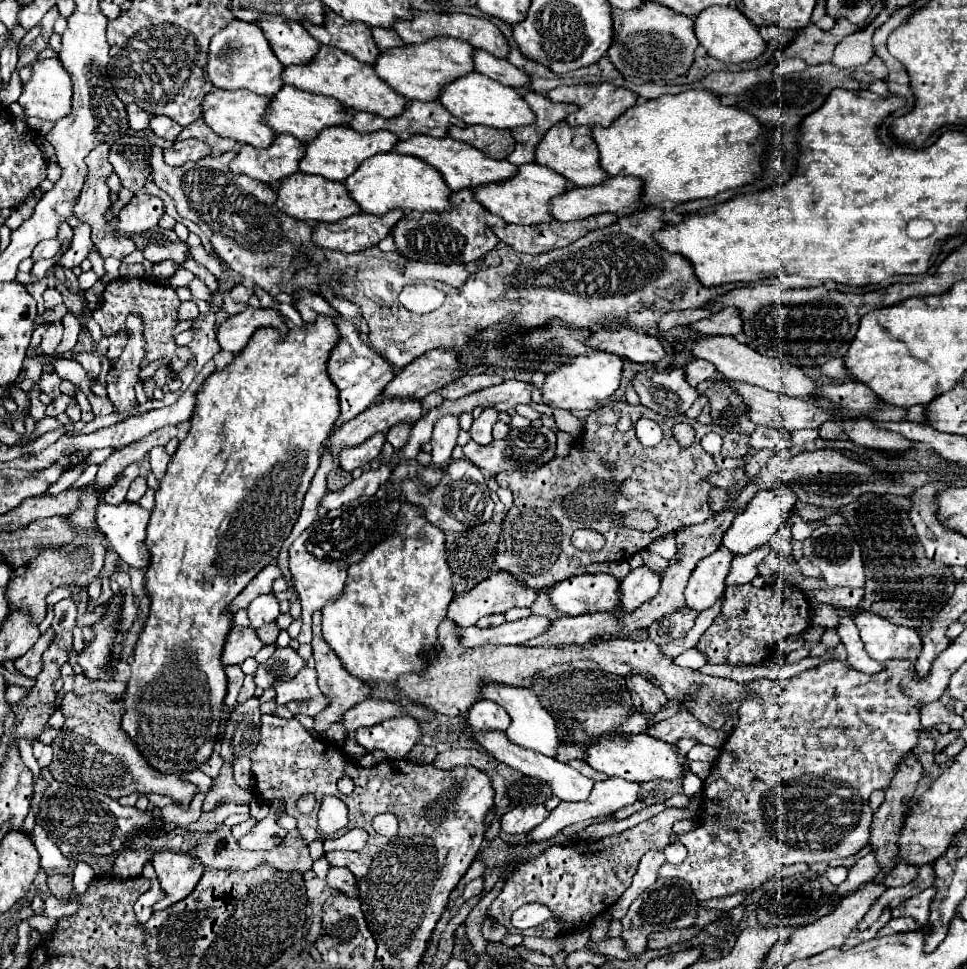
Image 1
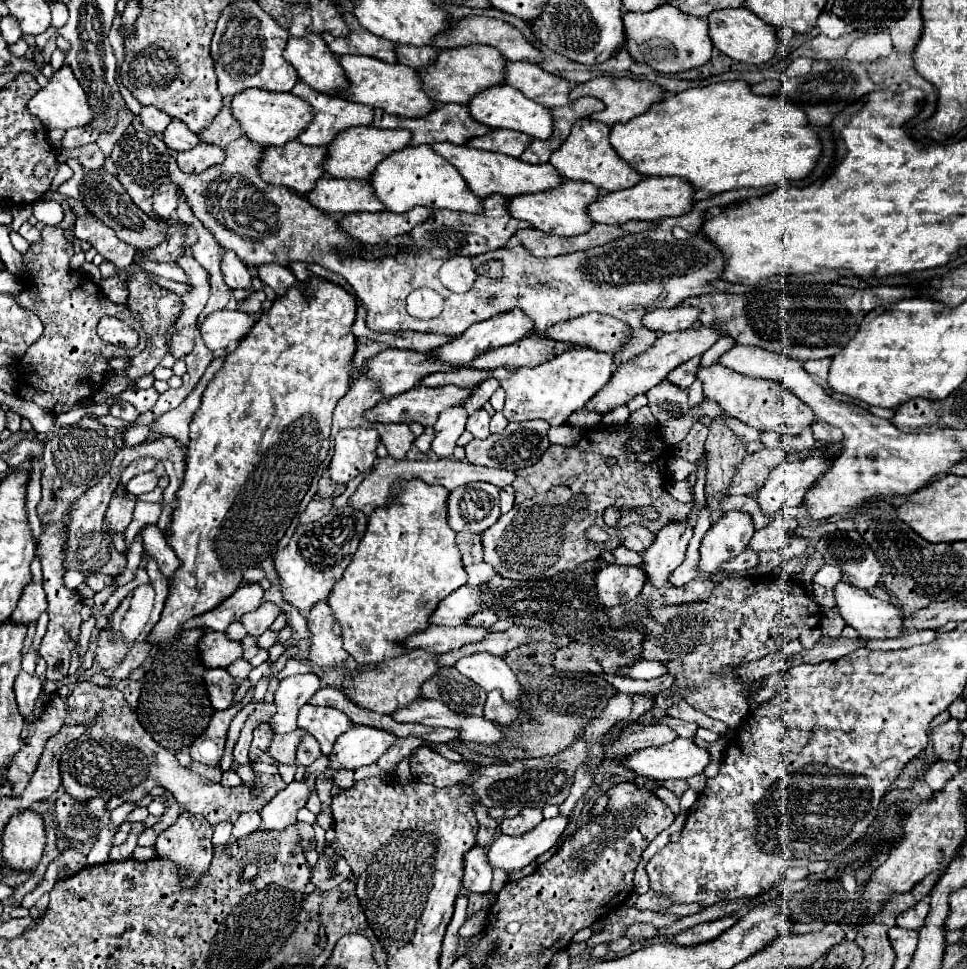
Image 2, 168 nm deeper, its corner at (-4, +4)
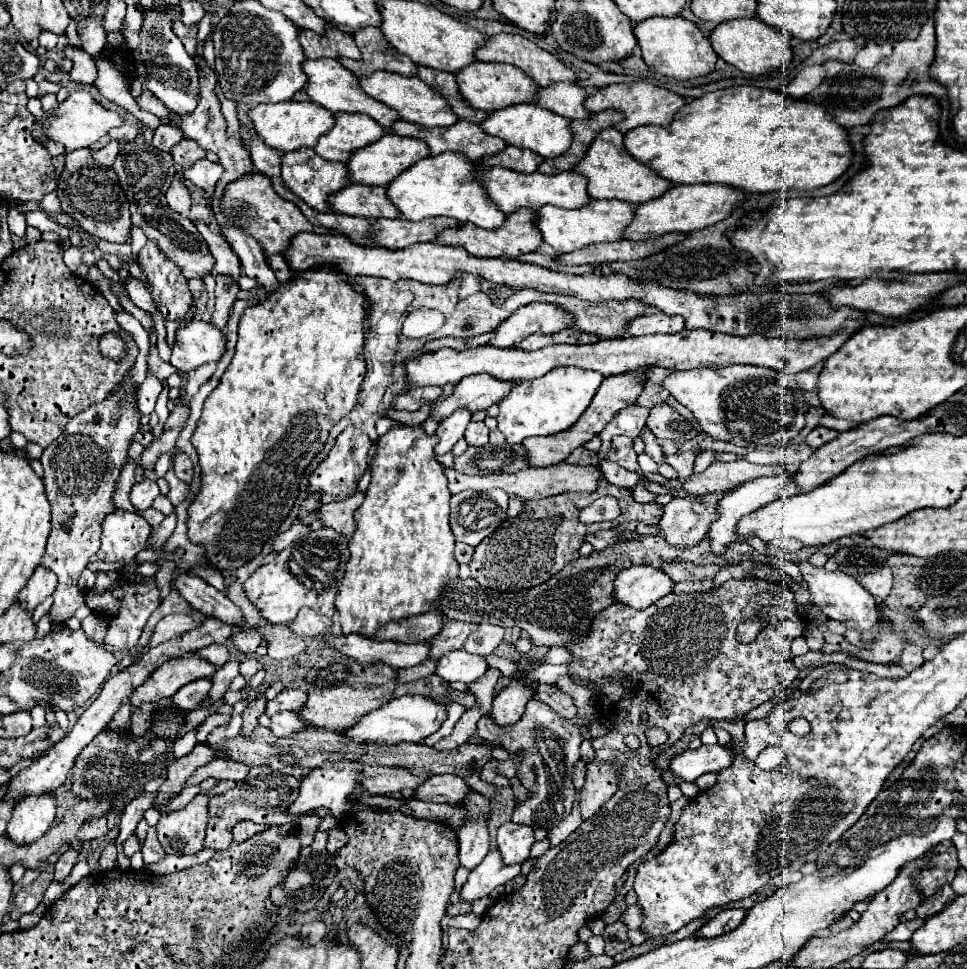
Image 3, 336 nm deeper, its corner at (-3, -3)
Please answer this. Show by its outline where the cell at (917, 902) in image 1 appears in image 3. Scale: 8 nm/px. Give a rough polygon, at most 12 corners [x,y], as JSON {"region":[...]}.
{"region":[[922,918],[900,922],[882,944],[908,942],[924,924]]}

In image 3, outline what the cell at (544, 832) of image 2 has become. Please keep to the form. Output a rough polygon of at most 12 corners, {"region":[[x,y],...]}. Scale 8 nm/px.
{"region":[[490,854],[470,872],[460,890],[464,902],[490,896],[496,886],[514,880],[516,868]]}

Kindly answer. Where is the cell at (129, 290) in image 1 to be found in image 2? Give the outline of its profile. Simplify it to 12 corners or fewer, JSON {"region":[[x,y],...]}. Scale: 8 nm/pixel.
{"region":[[101,317],[98,335],[126,349],[137,345],[137,332],[115,317]]}

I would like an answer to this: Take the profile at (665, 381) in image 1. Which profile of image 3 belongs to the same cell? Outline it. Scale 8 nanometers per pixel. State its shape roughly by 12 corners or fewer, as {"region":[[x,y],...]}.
{"region":[[668,404],[654,406],[646,426],[660,440],[694,438],[692,422]]}

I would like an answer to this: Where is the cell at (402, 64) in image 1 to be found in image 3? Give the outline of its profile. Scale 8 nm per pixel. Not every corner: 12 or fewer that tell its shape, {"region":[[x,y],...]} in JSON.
{"region":[[474,62],[456,74],[462,96],[494,112],[534,104],[538,84],[520,68]]}

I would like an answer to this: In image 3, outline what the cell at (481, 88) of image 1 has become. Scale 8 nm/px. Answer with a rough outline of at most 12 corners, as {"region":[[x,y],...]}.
{"region":[[522,104],[482,122],[490,136],[540,154],[562,156],[570,120]]}

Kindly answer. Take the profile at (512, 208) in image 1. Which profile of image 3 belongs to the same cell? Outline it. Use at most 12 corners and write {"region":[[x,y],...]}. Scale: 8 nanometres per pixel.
{"region":[[590,200],[544,206],[540,232],[556,254],[622,240],[636,208]]}

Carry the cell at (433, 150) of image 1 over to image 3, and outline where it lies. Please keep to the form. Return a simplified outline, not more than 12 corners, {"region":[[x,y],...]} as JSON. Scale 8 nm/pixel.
{"region":[[484,168],[480,178],[504,214],[518,208],[582,208],[578,172],[518,174]]}

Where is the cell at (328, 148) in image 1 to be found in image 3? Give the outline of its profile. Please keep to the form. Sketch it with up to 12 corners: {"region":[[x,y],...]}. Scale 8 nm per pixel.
{"region":[[384,134],[352,152],[350,180],[388,186],[430,156],[424,140]]}

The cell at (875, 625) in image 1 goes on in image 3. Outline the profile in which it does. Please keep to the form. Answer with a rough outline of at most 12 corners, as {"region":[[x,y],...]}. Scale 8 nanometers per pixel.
{"region":[[798,562],[812,604],[846,628],[876,626],[876,604],[856,578]]}

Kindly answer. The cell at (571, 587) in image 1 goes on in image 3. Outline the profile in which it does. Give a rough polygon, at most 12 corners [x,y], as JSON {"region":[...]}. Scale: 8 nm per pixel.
{"region":[[654,566],[616,576],[616,600],[648,608],[672,592],[674,580]]}

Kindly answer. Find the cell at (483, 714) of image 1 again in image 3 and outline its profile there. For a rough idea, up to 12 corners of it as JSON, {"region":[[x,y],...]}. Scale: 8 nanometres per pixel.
{"region":[[514,680],[494,698],[490,716],[500,726],[522,718],[534,688]]}

